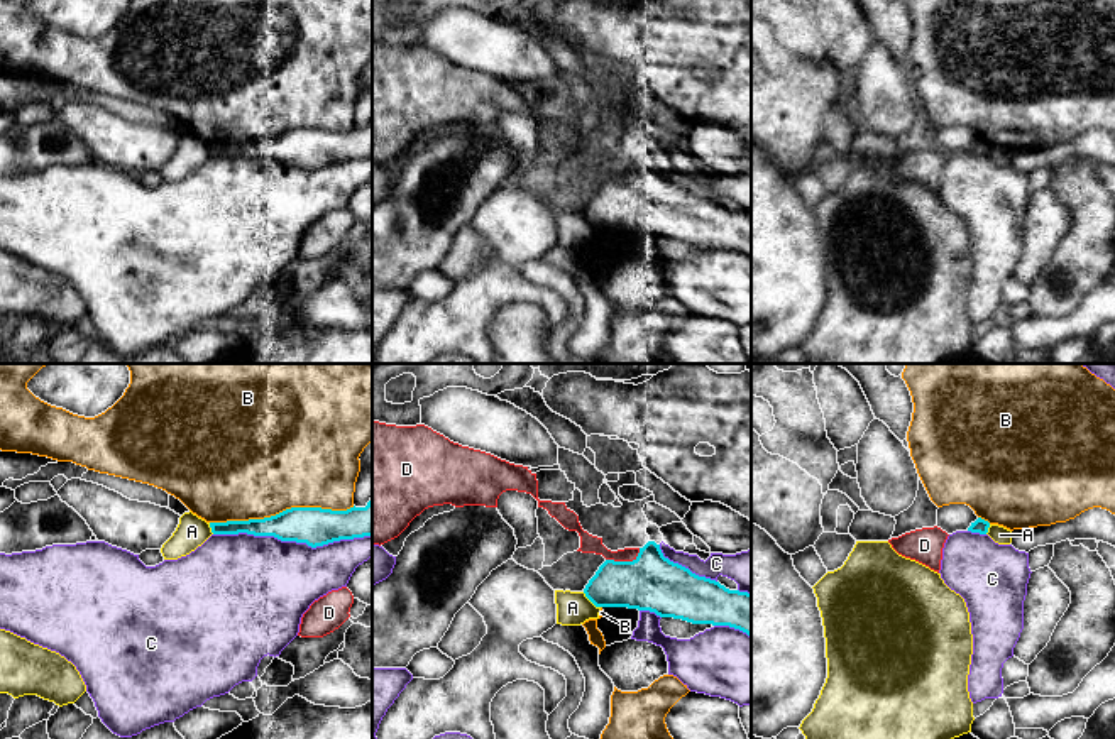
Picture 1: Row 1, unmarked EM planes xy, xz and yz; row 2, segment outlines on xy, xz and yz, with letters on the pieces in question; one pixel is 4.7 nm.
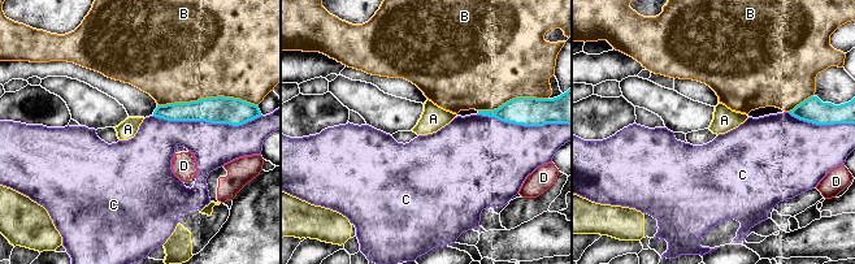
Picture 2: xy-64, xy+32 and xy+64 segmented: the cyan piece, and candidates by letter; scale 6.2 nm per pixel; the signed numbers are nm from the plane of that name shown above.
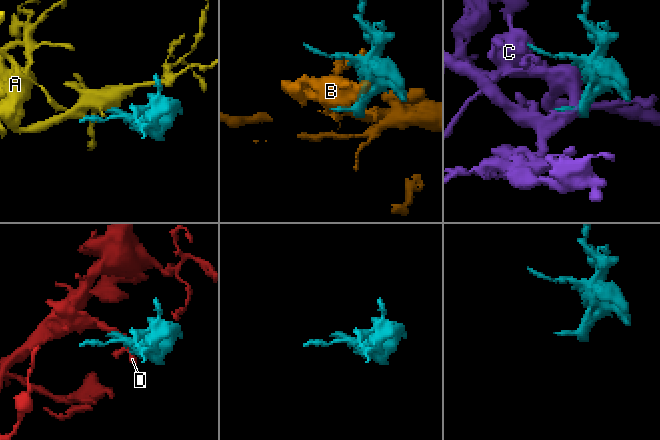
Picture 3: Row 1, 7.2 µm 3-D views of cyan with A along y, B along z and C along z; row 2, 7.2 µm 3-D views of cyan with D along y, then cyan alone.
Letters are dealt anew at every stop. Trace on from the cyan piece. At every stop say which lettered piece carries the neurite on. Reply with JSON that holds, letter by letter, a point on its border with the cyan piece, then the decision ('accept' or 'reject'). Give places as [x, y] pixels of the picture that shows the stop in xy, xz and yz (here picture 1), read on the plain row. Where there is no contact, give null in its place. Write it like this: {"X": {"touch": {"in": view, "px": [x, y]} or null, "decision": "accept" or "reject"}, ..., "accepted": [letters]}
{"A": {"touch": {"in": "xz", "px": [591, 222]}, "decision": "reject"}, "B": {"touch": {"in": "xy", "px": [283, 132]}, "decision": "reject"}, "C": {"touch": {"in": "xy", "px": [293, 161]}, "decision": "reject"}, "D": {"touch": {"in": "xz", "px": [625, 183]}, "decision": "accept"}, "accepted": ["D"]}

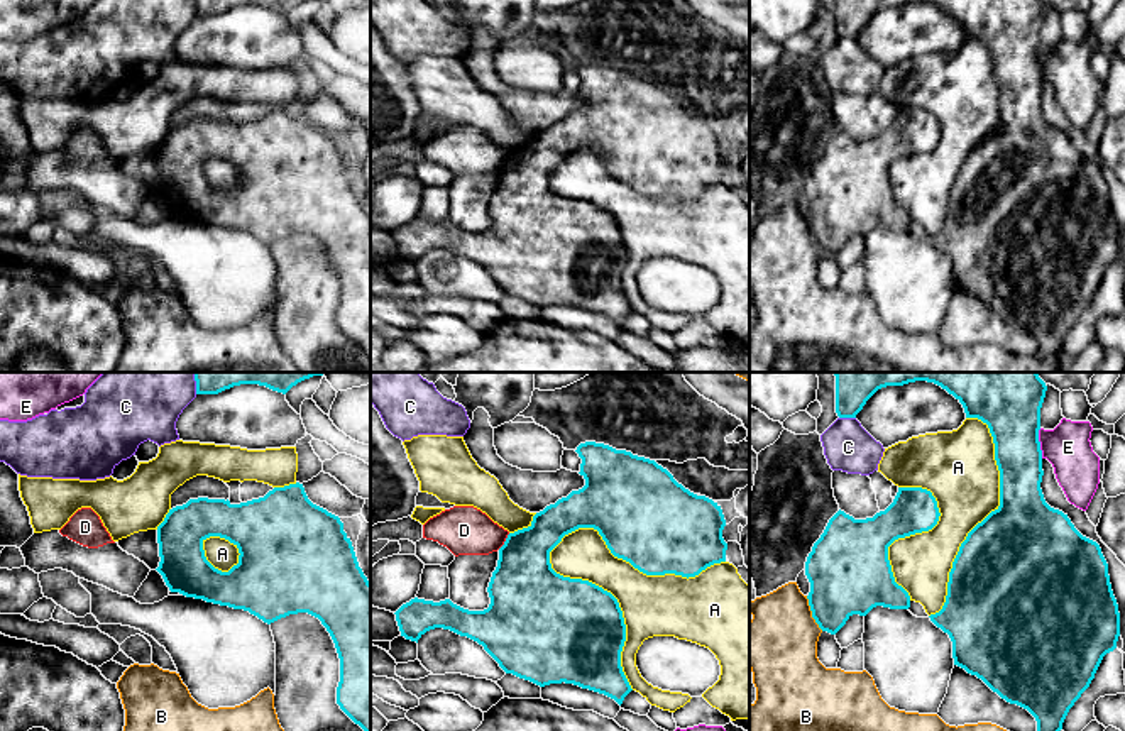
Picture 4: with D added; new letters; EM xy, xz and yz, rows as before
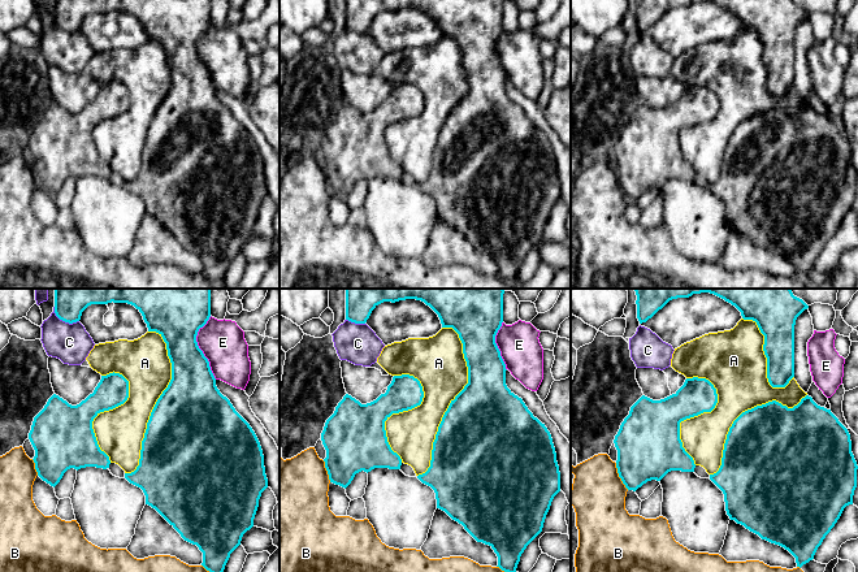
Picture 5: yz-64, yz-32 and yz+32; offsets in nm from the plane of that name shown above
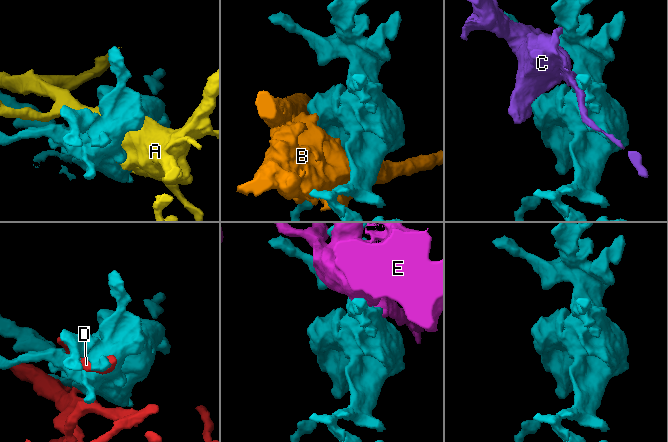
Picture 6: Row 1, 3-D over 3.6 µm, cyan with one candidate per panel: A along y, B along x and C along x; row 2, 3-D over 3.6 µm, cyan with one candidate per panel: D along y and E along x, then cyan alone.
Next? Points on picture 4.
{"A": {"touch": {"in": "xz", "px": [633, 186]}, "decision": "reject"}, "B": {"touch": {"in": "yz", "px": [812, 234]}, "decision": "reject"}, "C": {"touch": {"in": "yz", "px": [848, 38]}, "decision": "reject"}, "D": {"touch": {"in": "xz", "px": [504, 163]}, "decision": "reject"}, "E": {"touch": {"in": "yz", "px": [1039, 65]}, "decision": "reject"}, "accepted": []}

